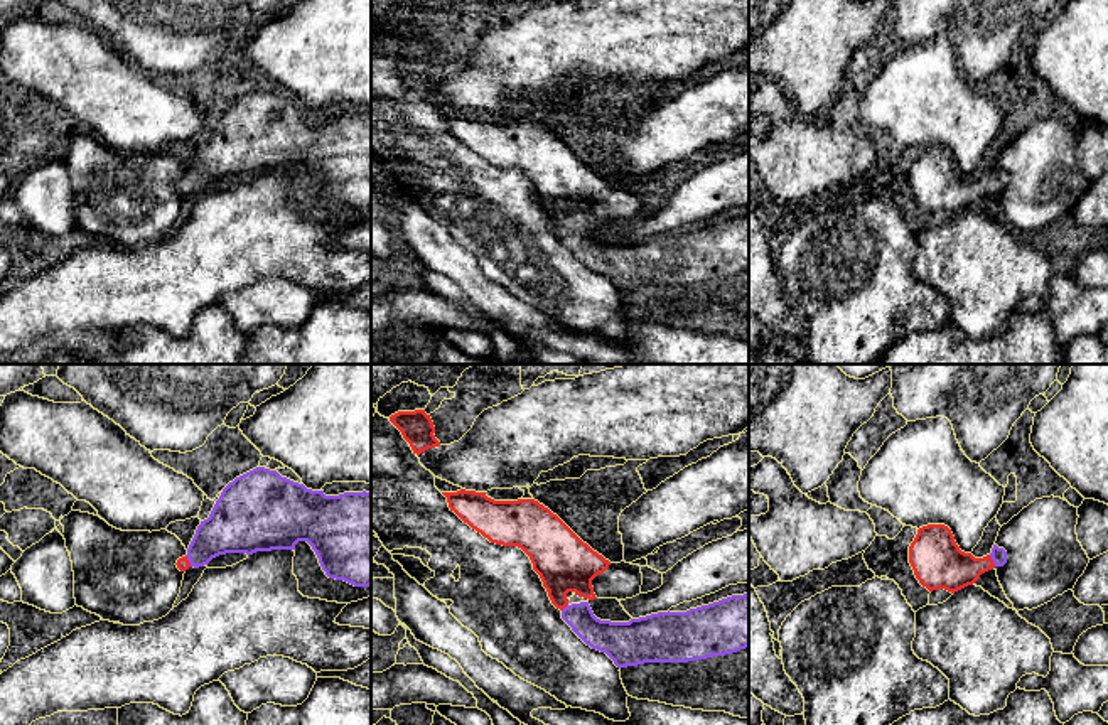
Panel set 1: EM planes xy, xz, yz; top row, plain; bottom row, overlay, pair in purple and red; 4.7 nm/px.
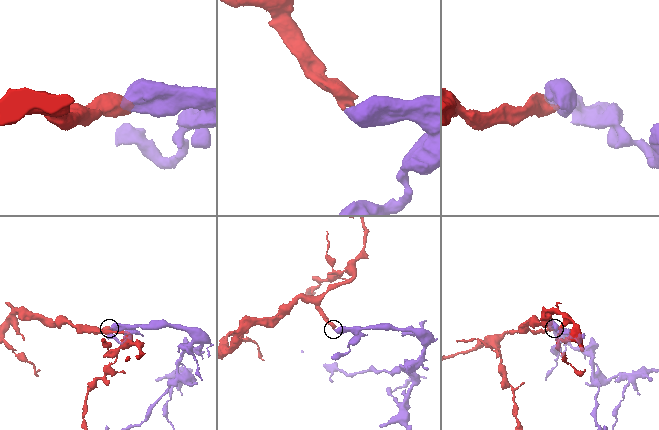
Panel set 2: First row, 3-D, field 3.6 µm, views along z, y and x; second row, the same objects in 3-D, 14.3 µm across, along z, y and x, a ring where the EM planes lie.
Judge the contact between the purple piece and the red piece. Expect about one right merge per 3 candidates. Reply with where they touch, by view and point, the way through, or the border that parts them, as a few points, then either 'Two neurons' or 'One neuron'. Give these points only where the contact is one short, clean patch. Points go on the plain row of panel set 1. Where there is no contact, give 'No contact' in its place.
Touches purple at yz (992, 181). Path across: yz (999, 177), (992, 181), (985, 186), (940, 186). One neuron

